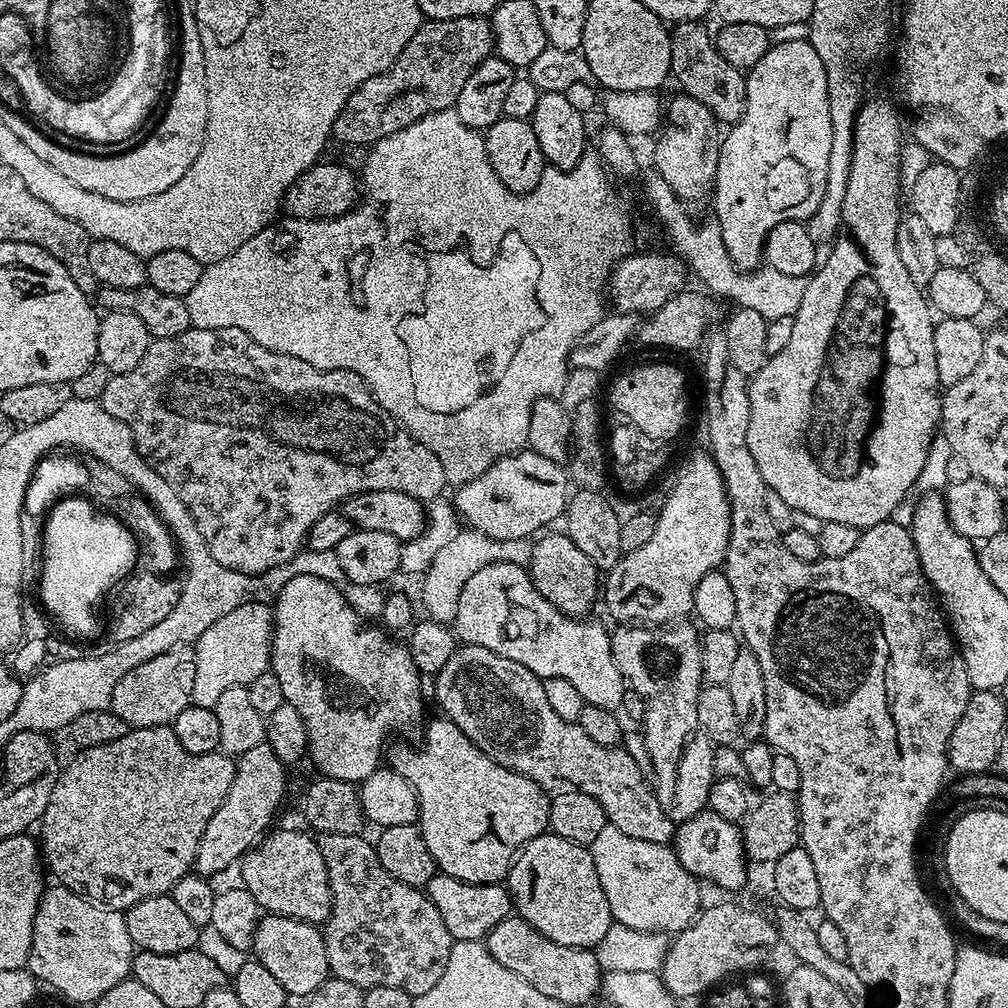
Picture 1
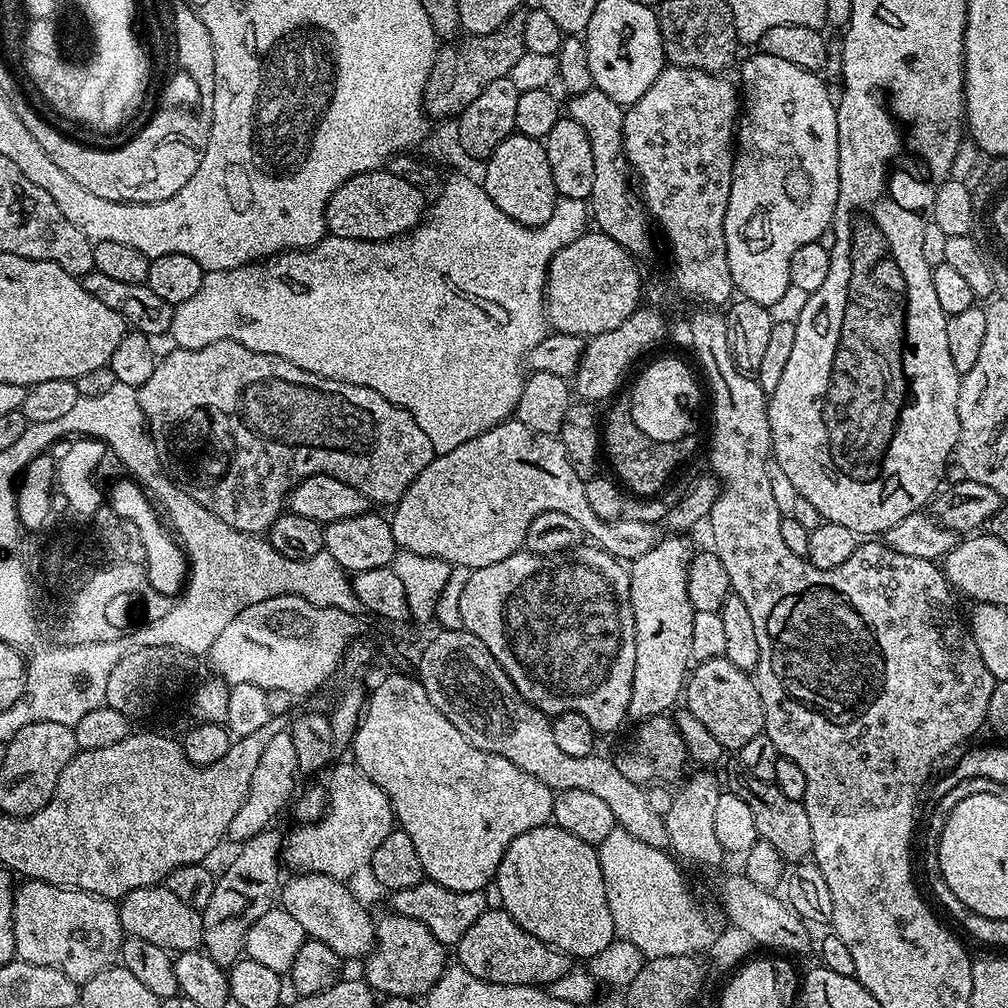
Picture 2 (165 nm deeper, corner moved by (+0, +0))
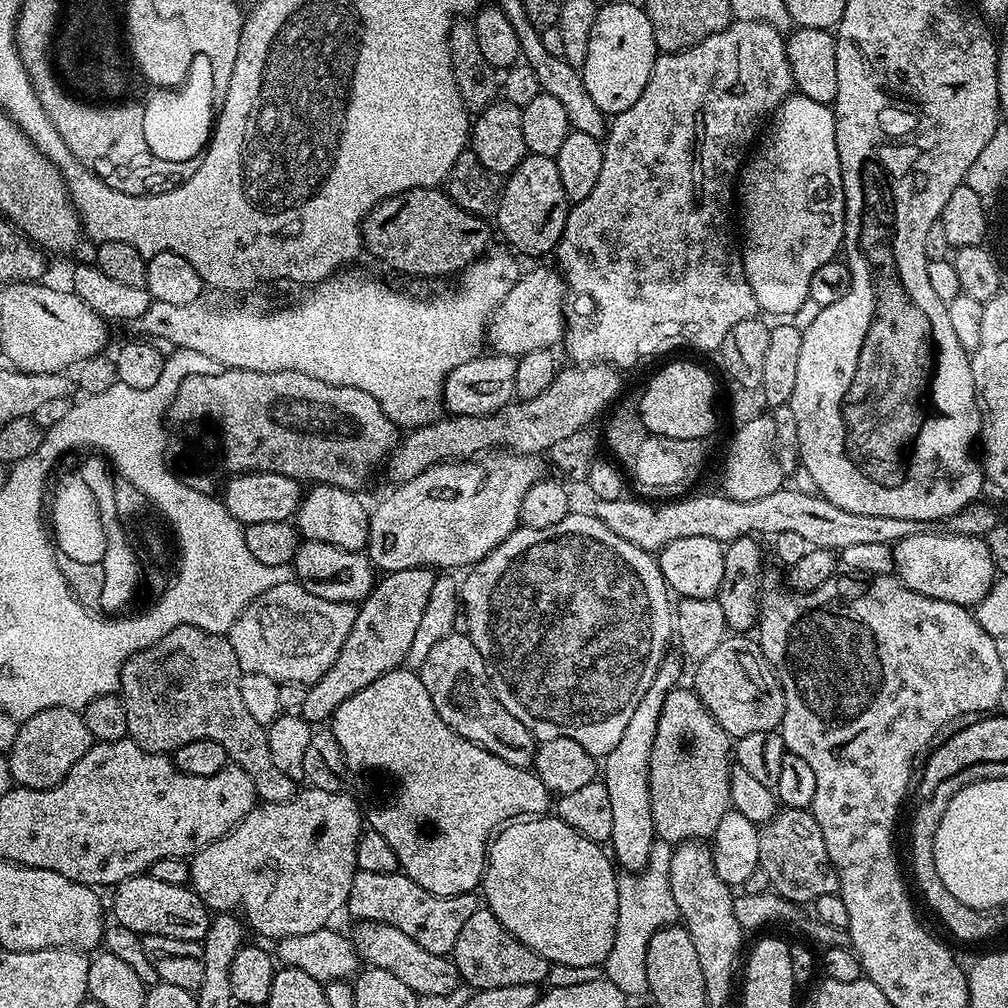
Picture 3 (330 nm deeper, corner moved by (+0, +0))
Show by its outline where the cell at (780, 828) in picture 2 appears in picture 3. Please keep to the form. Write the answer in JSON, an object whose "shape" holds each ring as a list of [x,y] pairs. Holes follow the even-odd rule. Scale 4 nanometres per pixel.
{"shape":[[[781,807],[774,816],[763,823],[758,838],[758,858],[759,871],[772,883],[769,884],[771,891],[798,905],[808,906],[822,894],[837,894],[840,891],[838,874],[830,862],[830,854],[826,854],[826,838],[822,838],[822,826],[818,826],[818,822],[807,808]]]}

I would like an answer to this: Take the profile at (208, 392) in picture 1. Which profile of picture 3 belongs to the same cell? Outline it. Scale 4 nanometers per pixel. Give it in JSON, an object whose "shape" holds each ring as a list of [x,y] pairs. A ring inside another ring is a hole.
{"shape":[[[225,368],[222,374],[206,374],[186,378],[182,386],[178,386],[178,394],[172,399],[170,409],[170,448],[176,451],[174,464],[175,471],[191,486],[200,492],[211,493],[212,475],[215,472],[223,474],[239,474],[241,472],[277,472],[287,476],[305,478],[304,476],[316,476],[312,478],[330,478],[330,483],[339,488],[345,488],[347,492],[359,493],[360,487],[372,476],[376,467],[383,465],[388,457],[392,455],[393,448],[398,443],[397,425],[393,424],[389,416],[366,394],[366,390],[347,388],[346,386],[334,386],[322,382],[318,378],[310,378],[310,374],[302,374],[294,370],[282,370],[281,372],[263,372],[262,370],[242,370],[241,368]]]}

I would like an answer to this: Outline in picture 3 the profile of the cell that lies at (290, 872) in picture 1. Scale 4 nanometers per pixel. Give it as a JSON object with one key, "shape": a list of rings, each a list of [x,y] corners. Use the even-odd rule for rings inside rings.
{"shape":[[[362,920],[353,925],[350,939],[359,959],[367,967],[387,970],[388,973],[394,974],[394,978],[406,982],[406,986],[410,986],[410,990],[414,990],[417,997],[448,996],[456,987],[461,987],[462,981],[456,965],[447,955],[439,956],[430,950],[422,950],[422,946],[414,942],[414,938],[402,934],[402,930],[389,924]]]}

